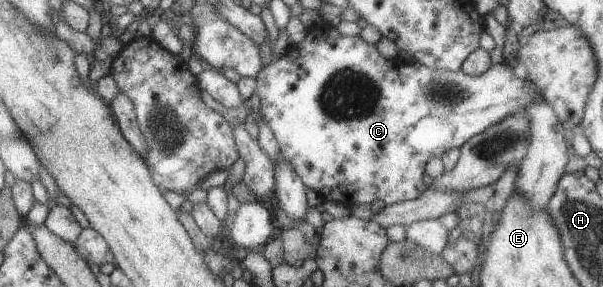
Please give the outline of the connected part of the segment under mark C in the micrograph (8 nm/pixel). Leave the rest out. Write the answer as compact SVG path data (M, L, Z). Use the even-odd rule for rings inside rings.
M321 22L310 27L306 39L302 43L294 45L288 51L288 55L281 56L278 60L263 67L257 77L257 93L260 95L262 117L272 129L282 157L292 163L303 182L316 192L323 202L338 202L350 209L353 205L360 205L360 203L368 205L376 200L389 206L418 198L420 193L427 188L422 183L422 175L424 175L424 165L429 159L432 157L440 158L445 151L460 148L469 137L498 123L504 116L522 113L522 110L525 110L539 97L537 87L527 78L516 77L512 68L503 61L491 65L481 75L473 76L465 74L461 69L448 71L429 68L416 61L411 63L401 61L398 58L383 57L374 45L363 41L358 34L355 36L342 35L336 27Z

